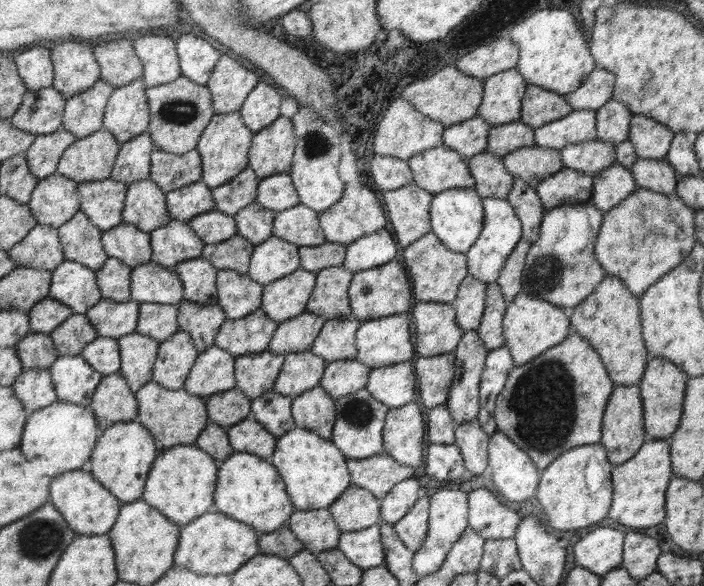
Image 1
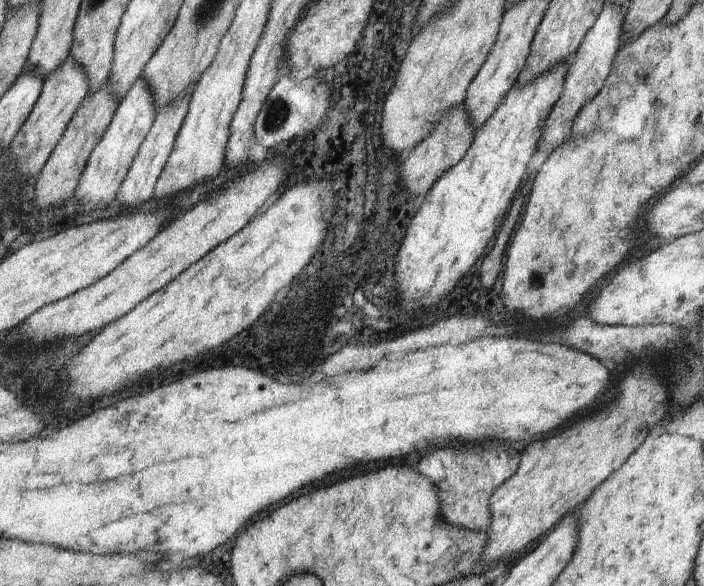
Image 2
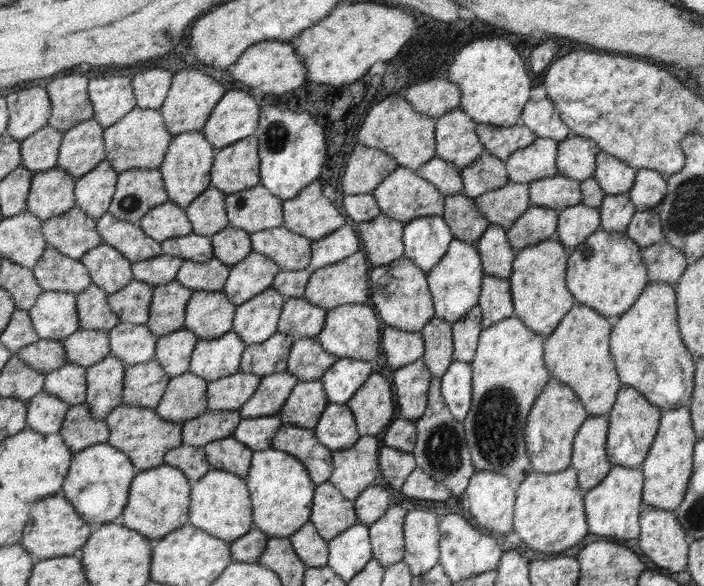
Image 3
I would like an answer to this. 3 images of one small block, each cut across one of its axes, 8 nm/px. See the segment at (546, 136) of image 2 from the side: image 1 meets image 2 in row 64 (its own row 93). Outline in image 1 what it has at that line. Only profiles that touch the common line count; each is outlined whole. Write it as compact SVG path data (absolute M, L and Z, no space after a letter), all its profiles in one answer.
M595 67L574 92L567 93L565 98L574 111L596 111L611 99L614 82L614 74L611 71Z

